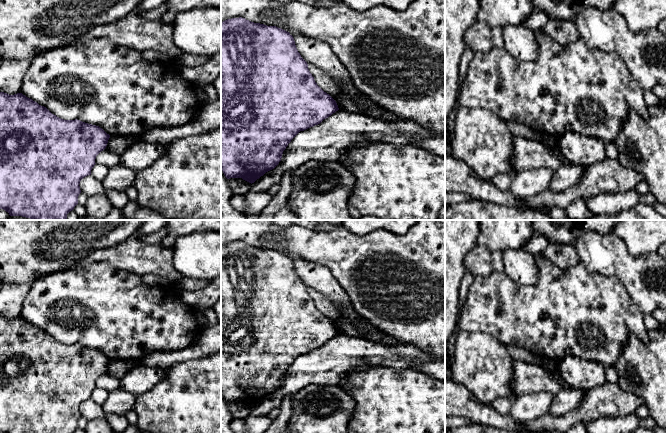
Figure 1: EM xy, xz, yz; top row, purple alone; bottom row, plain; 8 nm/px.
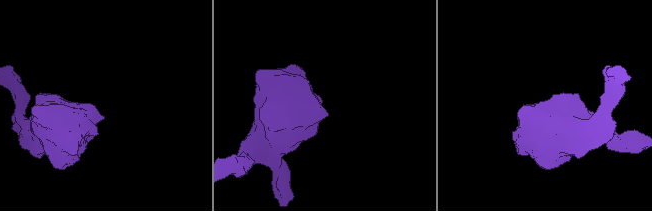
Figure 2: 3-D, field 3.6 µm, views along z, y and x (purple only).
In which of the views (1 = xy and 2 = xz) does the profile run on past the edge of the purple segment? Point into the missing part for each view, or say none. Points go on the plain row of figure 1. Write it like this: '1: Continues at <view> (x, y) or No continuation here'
1: No continuation here
2: No continuation here

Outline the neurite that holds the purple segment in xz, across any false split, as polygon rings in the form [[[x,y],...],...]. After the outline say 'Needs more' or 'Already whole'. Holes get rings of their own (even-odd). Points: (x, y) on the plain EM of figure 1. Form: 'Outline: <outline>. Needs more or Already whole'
Outline: [[[242,241],[221,246],[221,394],[227,403],[242,402],[251,408],[254,407],[279,388],[283,375],[300,355],[320,348],[338,334],[336,325],[315,306],[307,286],[298,276],[294,262],[289,256],[276,250],[254,247]]]. Already whole

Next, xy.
Outline: [[[0,316],[0,433],[74,433],[78,428],[78,420],[81,417],[80,405],[91,399],[91,394],[96,388],[96,380],[106,372],[109,362],[110,359],[99,350],[77,343],[61,343],[52,338],[46,331],[39,329],[22,317],[9,319]]]. Already whole

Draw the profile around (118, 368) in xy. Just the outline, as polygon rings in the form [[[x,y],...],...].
[[[112,359],[110,360],[106,372],[119,380],[133,367],[141,365],[134,359]]]

